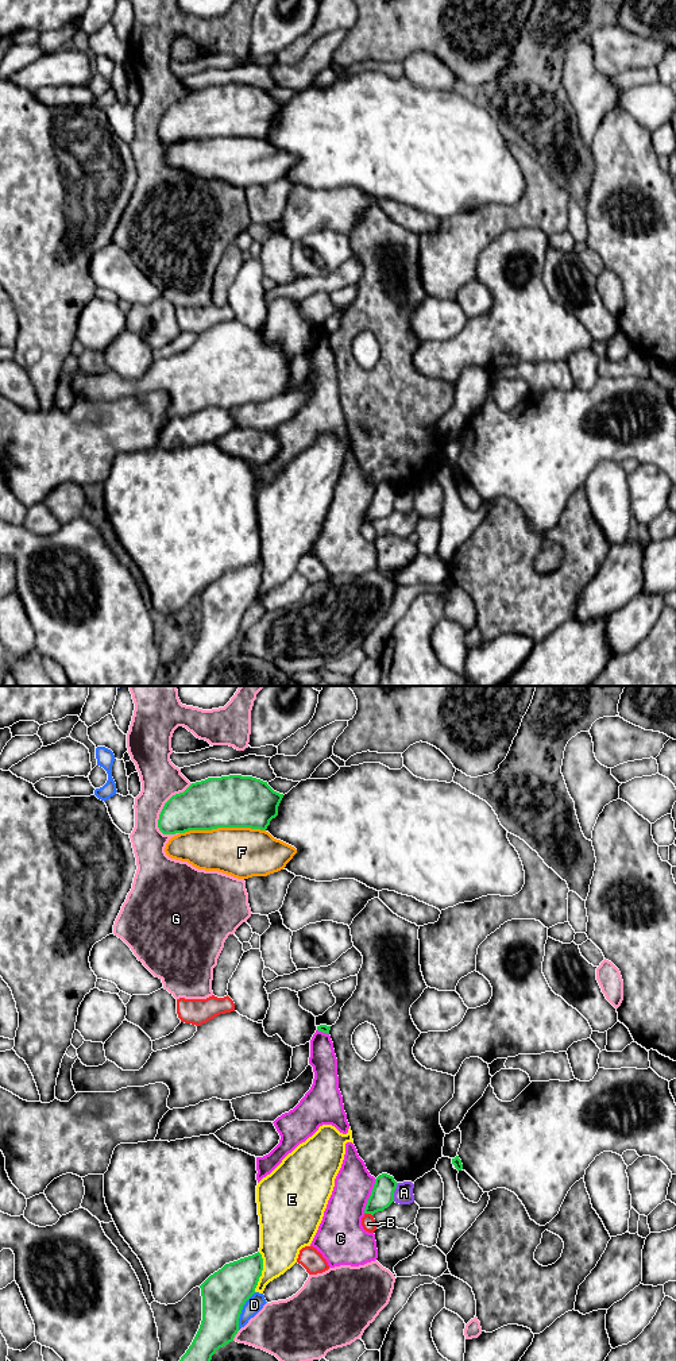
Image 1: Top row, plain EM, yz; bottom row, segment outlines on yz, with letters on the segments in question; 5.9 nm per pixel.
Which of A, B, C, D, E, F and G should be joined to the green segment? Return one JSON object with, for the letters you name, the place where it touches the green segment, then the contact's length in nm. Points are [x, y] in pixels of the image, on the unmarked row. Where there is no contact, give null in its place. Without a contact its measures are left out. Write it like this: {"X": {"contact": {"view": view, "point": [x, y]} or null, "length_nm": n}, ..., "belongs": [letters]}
{"belongs": []}

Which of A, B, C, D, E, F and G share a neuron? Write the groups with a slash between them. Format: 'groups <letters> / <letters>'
groups A / B / C / D / E / F / G

